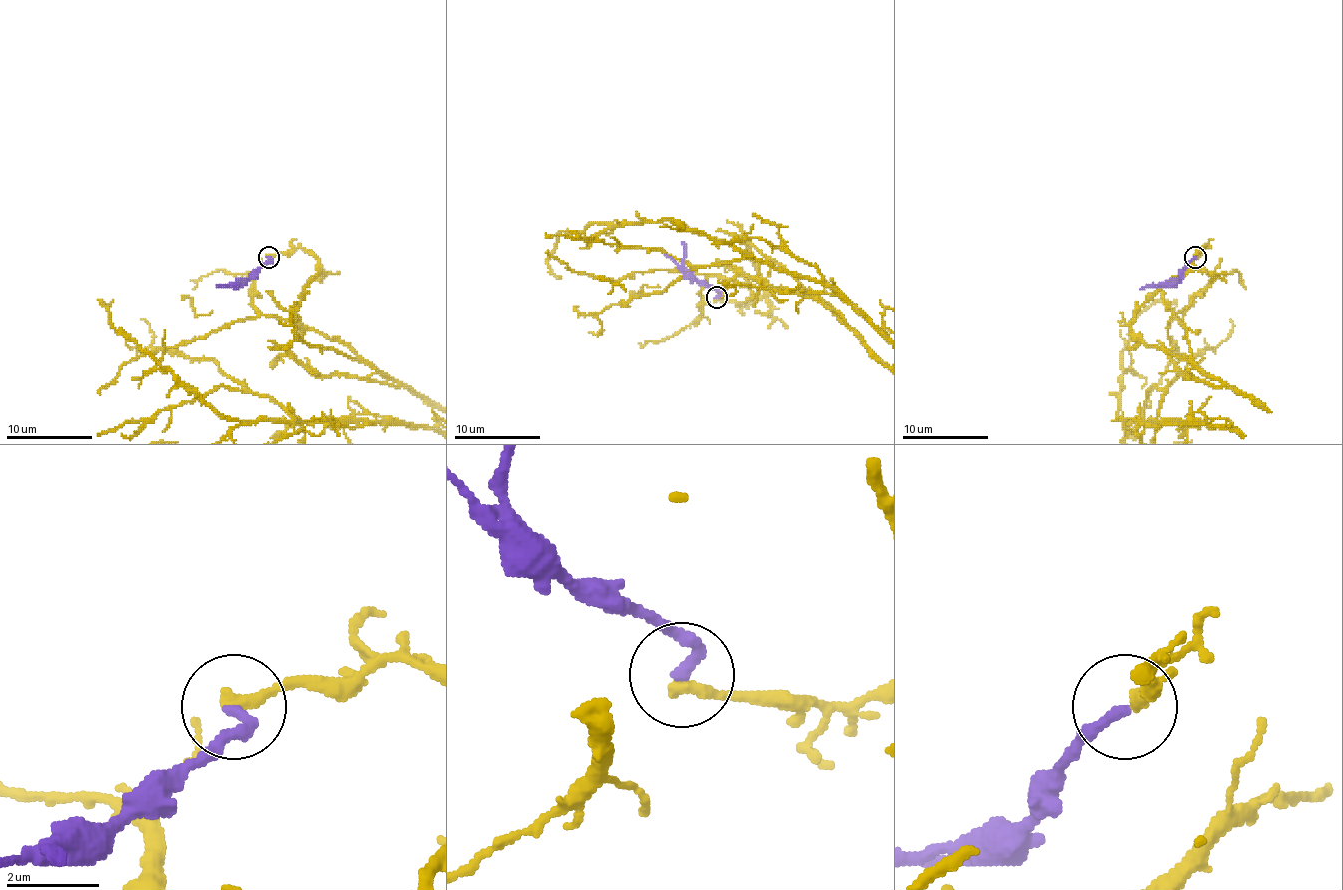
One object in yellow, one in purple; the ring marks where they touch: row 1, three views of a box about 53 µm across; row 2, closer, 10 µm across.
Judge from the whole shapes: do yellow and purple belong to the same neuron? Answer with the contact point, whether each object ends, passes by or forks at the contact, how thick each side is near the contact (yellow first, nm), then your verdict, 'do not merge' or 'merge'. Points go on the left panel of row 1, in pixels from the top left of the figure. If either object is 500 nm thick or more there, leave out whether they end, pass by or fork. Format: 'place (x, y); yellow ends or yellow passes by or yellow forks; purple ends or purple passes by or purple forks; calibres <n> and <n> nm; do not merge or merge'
place (269, 257); yellow ends; purple ends; calibres 320 and 240 nm; do not merge

